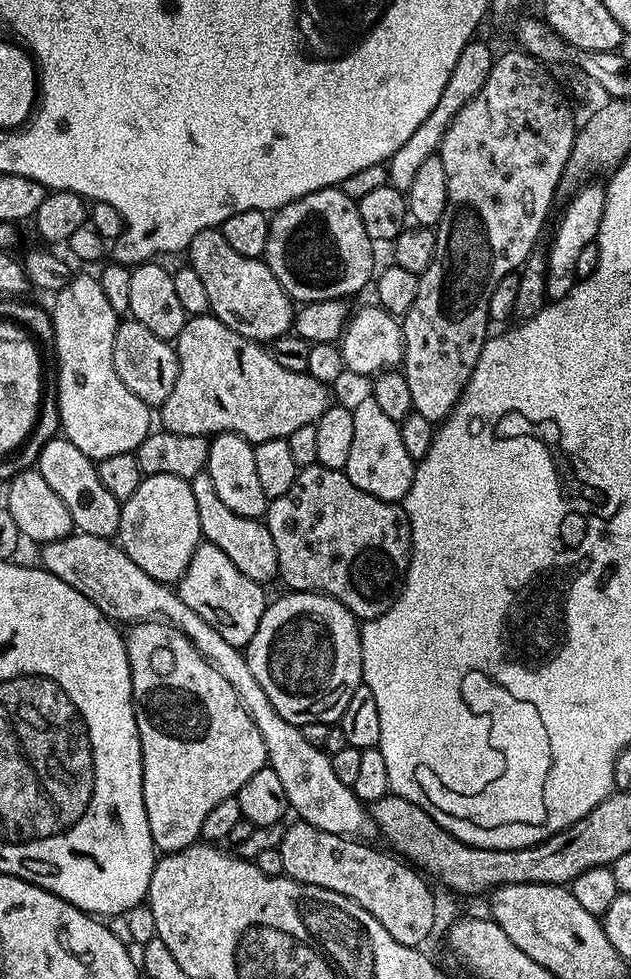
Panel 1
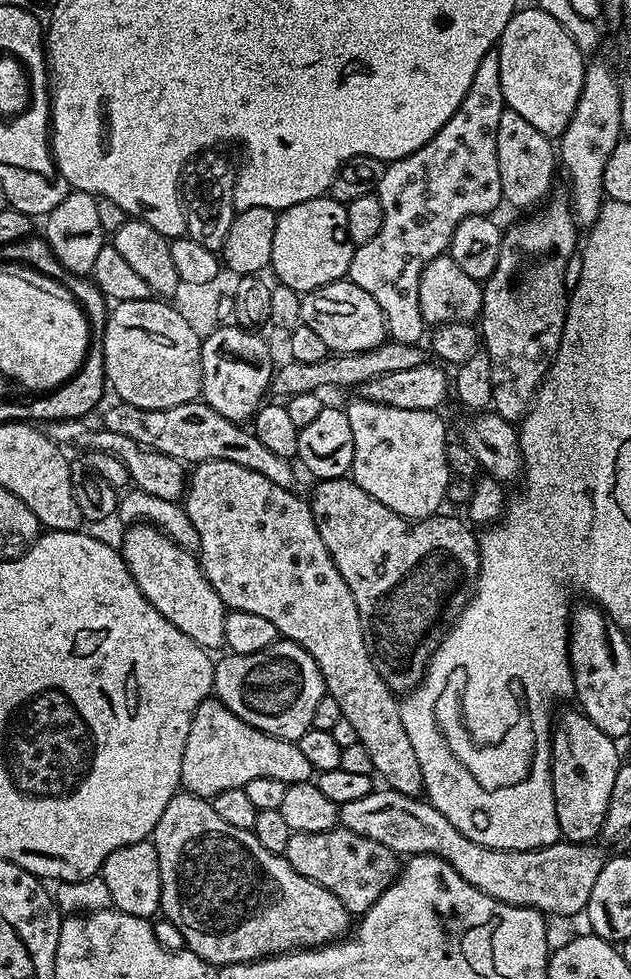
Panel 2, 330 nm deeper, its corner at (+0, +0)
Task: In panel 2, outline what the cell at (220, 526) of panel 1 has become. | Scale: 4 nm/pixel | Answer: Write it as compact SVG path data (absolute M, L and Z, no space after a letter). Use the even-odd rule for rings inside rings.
M49 420L42 430L55 444L69 446L68 444L81 444L84 450L114 454L114 458L122 458L126 465L129 481L135 487L141 488L146 494L154 494L154 498L166 498L179 501L186 491L186 468L183 463L166 454L158 454L158 450L150 450L134 438L125 438L123 434L114 434L114 430L97 426L91 432L84 420Z

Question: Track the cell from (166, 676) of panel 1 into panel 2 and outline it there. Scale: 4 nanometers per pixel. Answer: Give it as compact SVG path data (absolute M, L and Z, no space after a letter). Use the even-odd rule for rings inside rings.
M215 698L204 700L190 722L186 750L182 754L180 783L183 791L213 798L231 788L243 789L254 778L278 778L283 784L306 784L313 779L310 762L291 740L279 740L242 722L224 703Z

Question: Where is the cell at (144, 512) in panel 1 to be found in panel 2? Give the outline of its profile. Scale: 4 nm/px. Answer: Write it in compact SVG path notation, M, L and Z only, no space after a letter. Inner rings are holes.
M143 522L123 529L124 541L118 544L119 551L124 557L126 566L138 582L138 590L182 634L190 637L195 644L205 650L225 647L224 635L226 634L226 609L222 598L210 586L206 574L200 569L199 559L193 553L182 550L162 530L153 524Z

